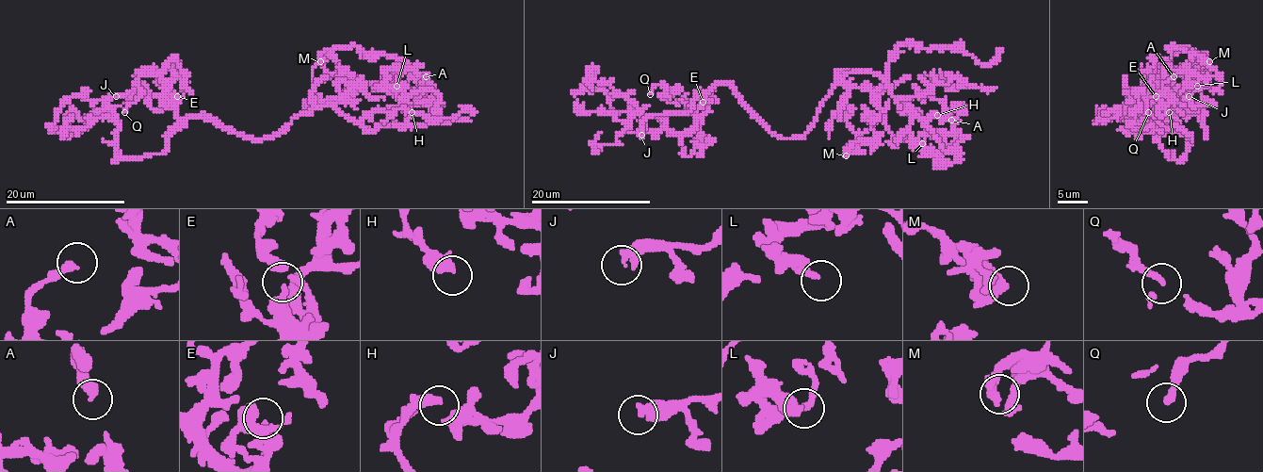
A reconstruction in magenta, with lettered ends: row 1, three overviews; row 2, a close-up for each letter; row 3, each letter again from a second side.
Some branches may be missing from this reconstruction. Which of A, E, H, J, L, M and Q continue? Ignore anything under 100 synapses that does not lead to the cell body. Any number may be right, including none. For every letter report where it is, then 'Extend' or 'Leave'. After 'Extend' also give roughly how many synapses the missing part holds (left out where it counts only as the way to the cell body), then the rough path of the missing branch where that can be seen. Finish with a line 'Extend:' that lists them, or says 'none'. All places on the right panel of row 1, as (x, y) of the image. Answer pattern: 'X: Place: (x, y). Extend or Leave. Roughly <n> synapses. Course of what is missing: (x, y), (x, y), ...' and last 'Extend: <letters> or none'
A: Place: (1173, 76). Leave
E: Place: (1156, 96). Leave
H: Place: (1169, 112). Leave
J: Place: (1189, 96). Leave
L: Place: (1197, 86). Leave
M: Place: (1209, 61). Leave
Q: Place: (1148, 112). Leave
Extend: none

